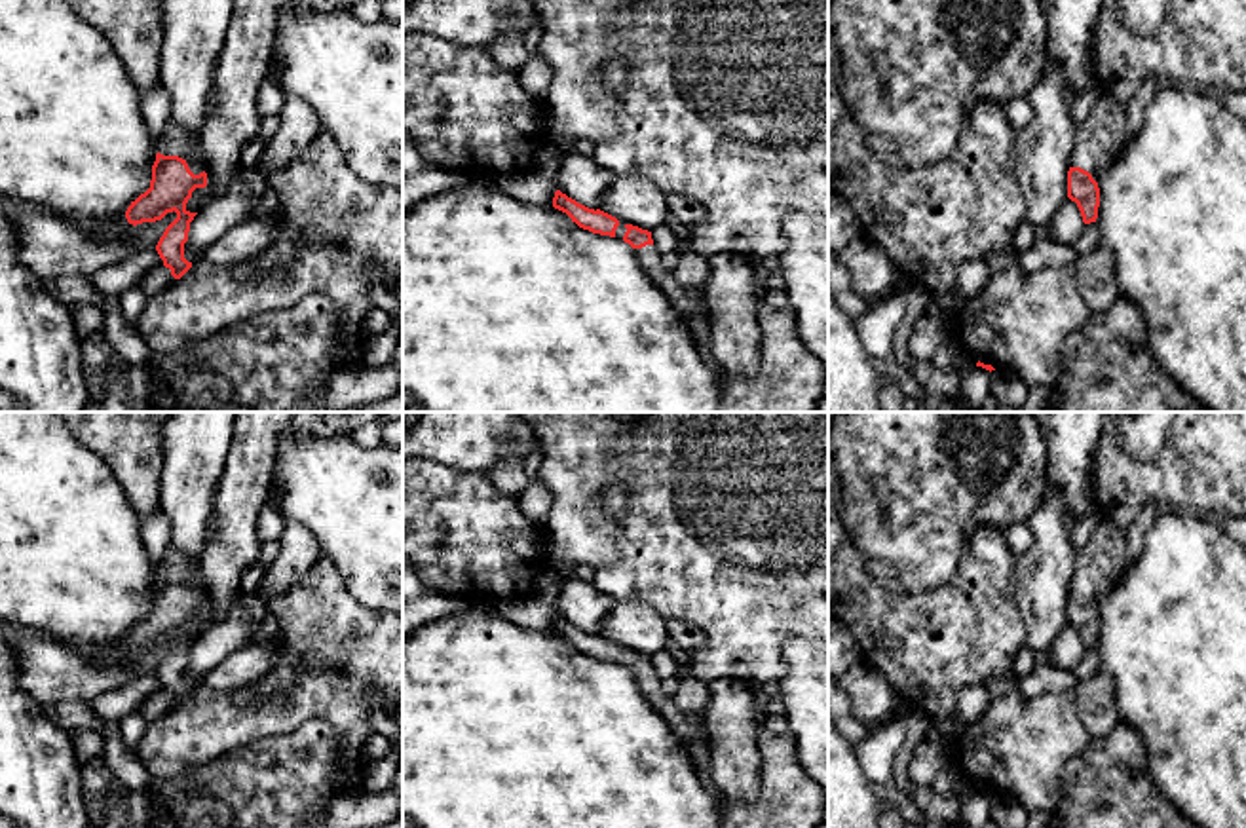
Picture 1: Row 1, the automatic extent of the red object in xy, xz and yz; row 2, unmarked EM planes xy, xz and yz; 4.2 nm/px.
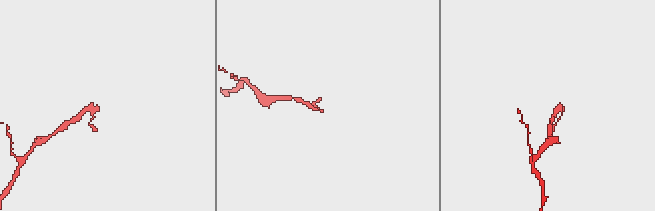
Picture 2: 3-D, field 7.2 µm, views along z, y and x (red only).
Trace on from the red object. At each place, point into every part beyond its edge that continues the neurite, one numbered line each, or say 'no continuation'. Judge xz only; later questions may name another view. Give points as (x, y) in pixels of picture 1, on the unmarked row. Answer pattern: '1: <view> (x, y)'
1: xz (688, 728)

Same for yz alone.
1: yz (1098, 564)

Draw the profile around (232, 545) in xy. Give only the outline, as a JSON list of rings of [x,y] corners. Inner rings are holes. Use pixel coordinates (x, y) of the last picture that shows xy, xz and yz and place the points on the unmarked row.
[[[237,412],[228,456],[213,498],[207,541],[198,558],[207,612],[196,613],[186,636],[198,638],[232,612],[241,581],[256,564],[256,518],[270,501],[279,437],[294,412]]]

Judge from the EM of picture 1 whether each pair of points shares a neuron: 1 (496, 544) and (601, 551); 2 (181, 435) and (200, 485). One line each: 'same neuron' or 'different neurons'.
1: different neurons
2: same neuron

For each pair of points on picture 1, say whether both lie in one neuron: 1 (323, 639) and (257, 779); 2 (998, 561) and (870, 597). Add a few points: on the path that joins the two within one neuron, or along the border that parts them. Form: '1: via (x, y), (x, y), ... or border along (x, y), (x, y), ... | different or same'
1: border along (320, 720), (234, 749) | different
2: via (967, 591), (950, 608), (903, 608) | same

